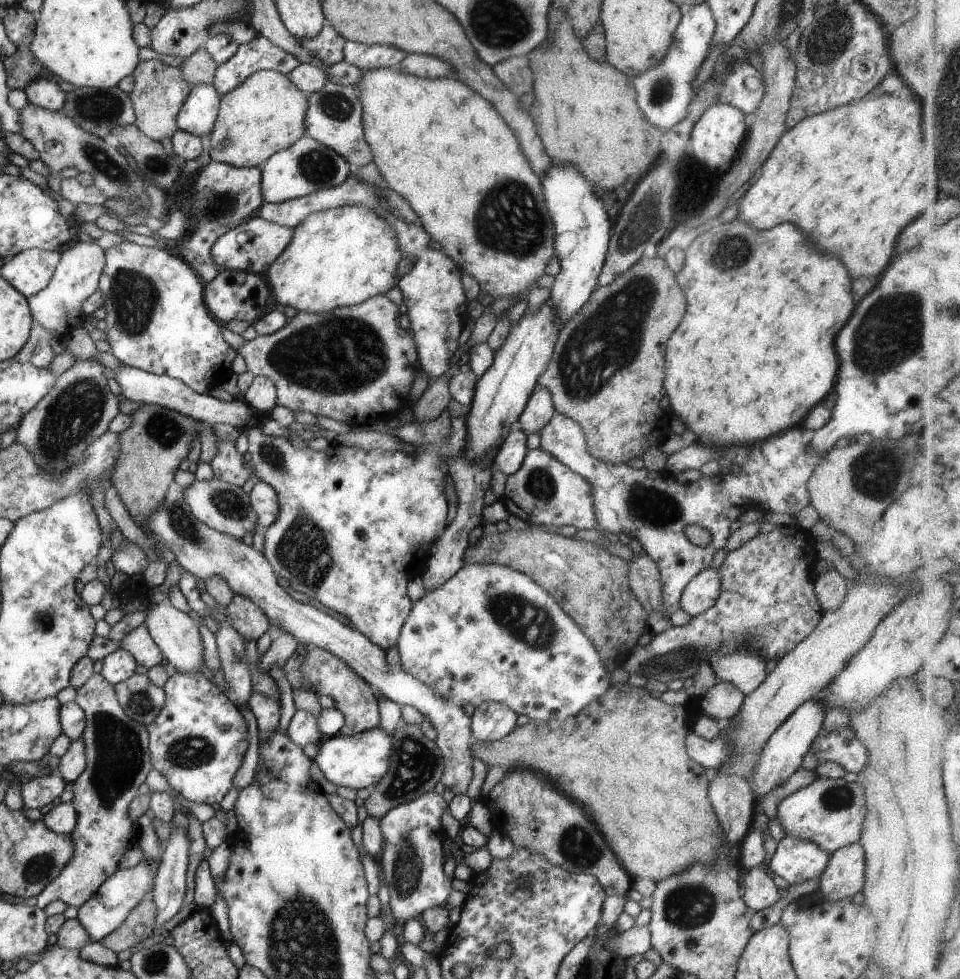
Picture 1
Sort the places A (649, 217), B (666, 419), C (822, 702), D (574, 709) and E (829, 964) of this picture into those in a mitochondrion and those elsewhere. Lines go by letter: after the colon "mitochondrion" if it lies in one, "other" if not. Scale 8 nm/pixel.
A: mitochondrion
B: other
C: other
D: other
E: other

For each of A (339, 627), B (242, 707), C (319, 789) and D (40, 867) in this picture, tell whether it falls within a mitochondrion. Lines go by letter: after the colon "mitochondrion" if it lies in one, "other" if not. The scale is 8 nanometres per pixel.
A: other
B: other
C: other
D: mitochondrion

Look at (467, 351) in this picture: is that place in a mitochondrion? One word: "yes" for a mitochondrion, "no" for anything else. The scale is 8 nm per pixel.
no

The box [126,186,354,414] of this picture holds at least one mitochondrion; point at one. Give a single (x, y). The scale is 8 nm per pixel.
(222, 204)

